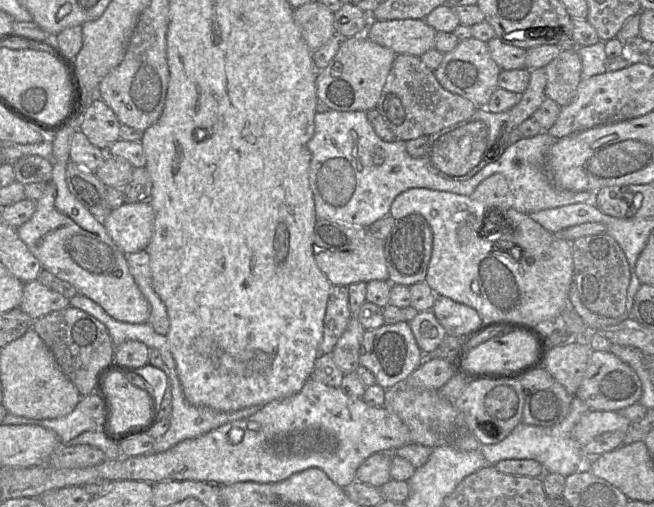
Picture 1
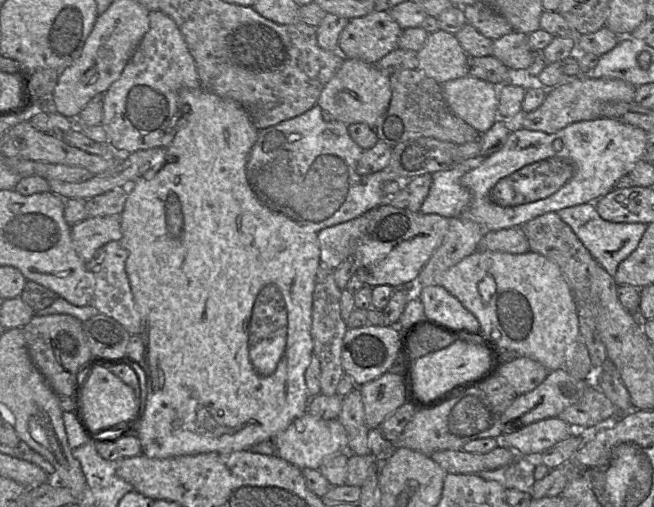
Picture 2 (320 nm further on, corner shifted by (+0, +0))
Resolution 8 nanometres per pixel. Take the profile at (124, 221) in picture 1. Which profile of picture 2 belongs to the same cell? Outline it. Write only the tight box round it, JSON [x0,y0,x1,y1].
[71,216,121,263]

